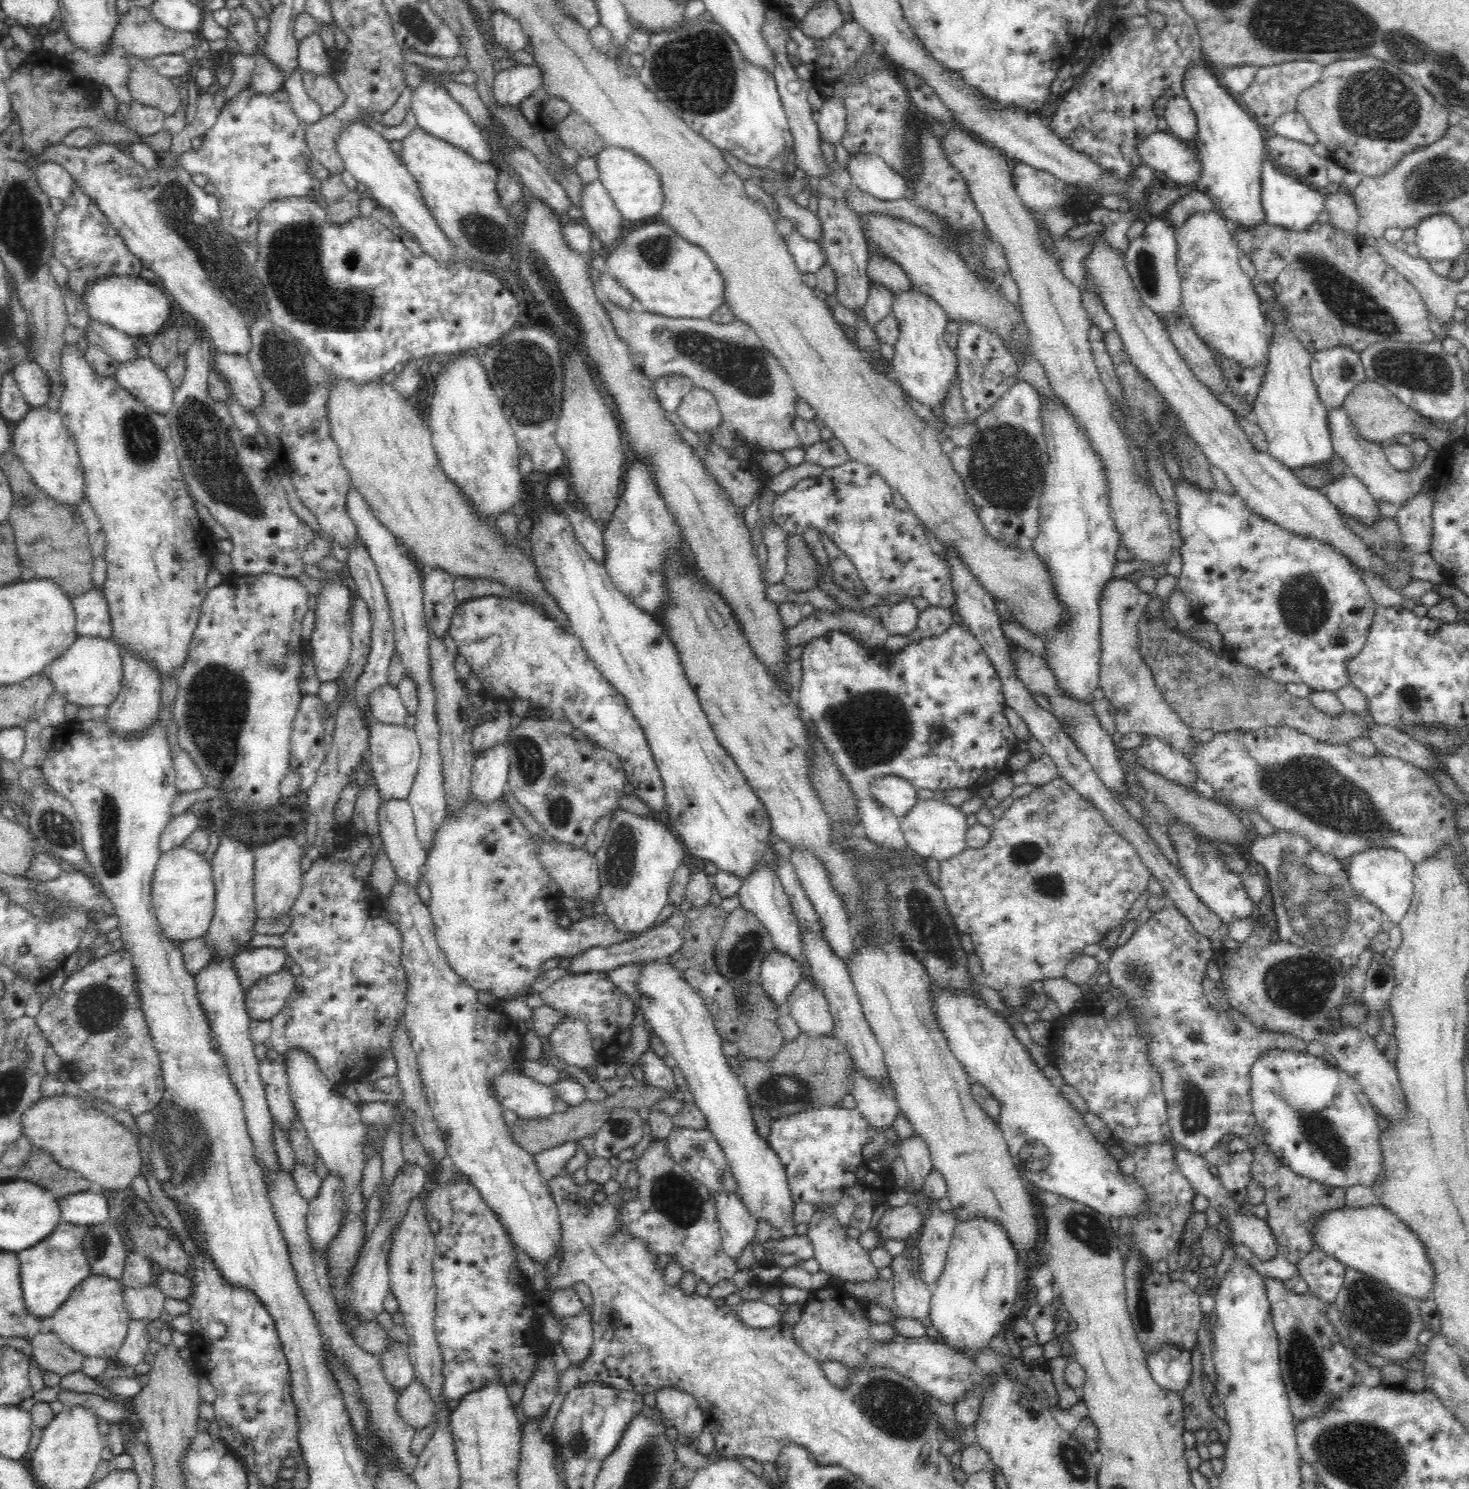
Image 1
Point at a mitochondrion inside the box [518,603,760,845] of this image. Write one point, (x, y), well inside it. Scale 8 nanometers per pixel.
(558, 810)

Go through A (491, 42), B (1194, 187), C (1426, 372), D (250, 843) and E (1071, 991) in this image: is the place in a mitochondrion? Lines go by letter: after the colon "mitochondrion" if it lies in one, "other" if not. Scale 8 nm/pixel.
A: other
B: other
C: mitochondrion
D: other
E: other

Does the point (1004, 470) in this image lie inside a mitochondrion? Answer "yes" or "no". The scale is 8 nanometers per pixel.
yes

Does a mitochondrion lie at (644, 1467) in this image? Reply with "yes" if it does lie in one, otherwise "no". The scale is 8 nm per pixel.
yes

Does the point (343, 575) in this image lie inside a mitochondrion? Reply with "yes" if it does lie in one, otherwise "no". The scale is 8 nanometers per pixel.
no

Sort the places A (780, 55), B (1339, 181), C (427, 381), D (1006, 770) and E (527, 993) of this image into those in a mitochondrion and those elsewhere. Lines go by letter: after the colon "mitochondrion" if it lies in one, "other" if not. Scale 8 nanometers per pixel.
A: other
B: other
C: other
D: other
E: other

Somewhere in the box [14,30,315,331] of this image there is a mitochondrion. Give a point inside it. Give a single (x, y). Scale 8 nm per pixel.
(217, 257)

